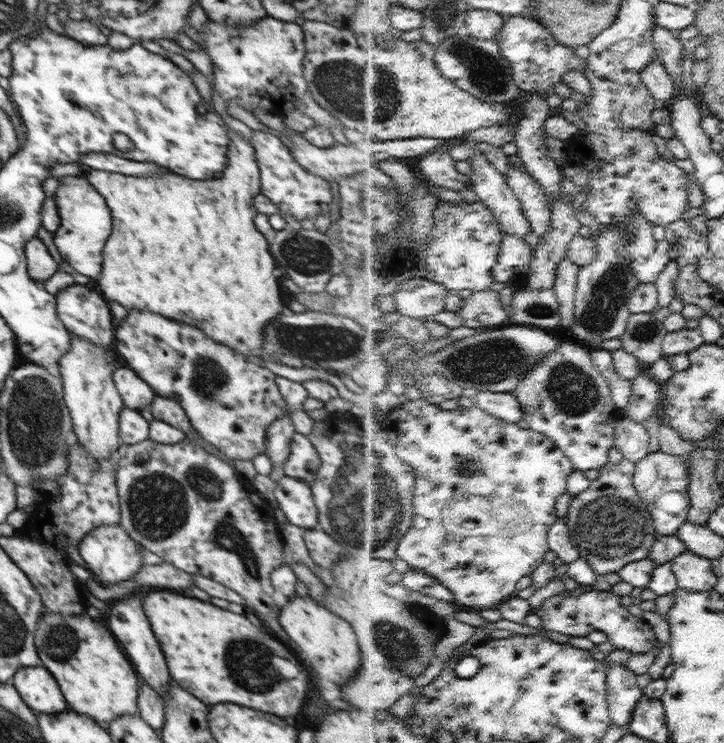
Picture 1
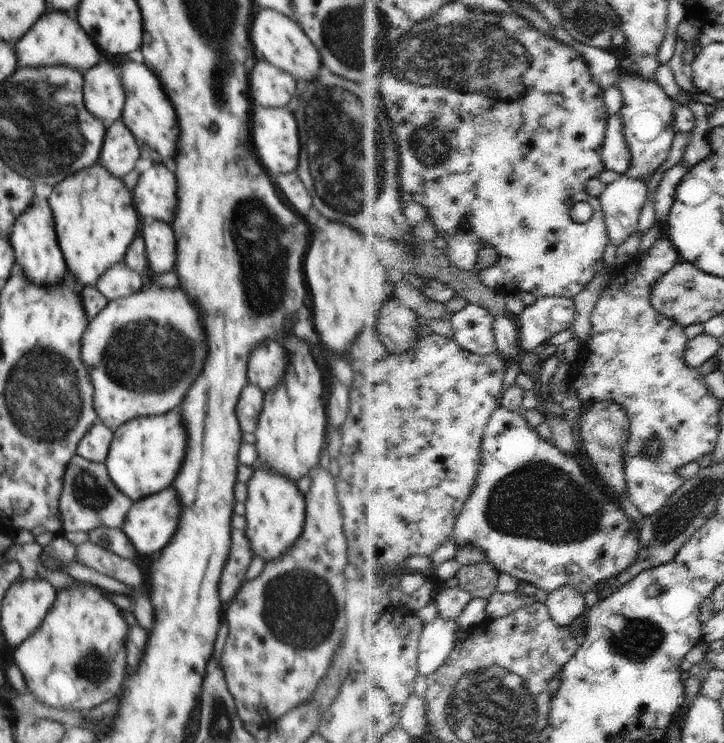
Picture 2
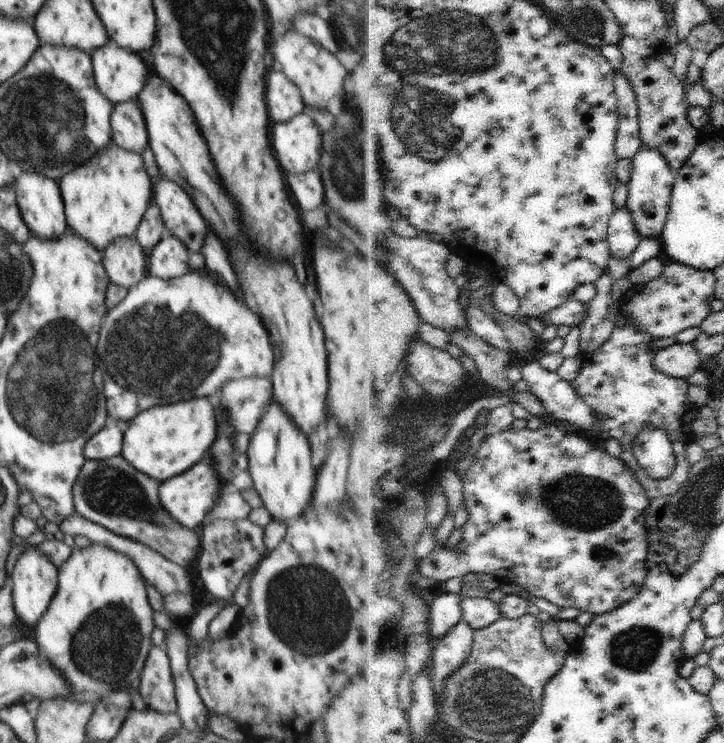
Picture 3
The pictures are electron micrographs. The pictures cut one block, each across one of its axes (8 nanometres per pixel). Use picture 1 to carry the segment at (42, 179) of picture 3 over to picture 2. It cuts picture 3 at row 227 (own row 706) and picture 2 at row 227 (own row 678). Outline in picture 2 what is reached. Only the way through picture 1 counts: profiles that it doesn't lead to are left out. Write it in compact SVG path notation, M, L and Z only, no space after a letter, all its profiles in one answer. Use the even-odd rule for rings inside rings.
M35 195L31 206L16 217L8 237L15 254L15 262L31 283L55 287L63 281L68 271L67 264L58 244L53 212L47 198Z

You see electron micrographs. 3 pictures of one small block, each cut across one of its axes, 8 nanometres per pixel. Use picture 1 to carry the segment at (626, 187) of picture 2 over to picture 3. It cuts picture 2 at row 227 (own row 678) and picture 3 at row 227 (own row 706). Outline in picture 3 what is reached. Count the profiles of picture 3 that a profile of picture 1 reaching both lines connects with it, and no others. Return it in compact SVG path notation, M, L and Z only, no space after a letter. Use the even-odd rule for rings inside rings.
M628 207L617 209L617 213L612 217L609 231L613 256L618 260L630 259L642 244L642 238L634 220L634 213Z

